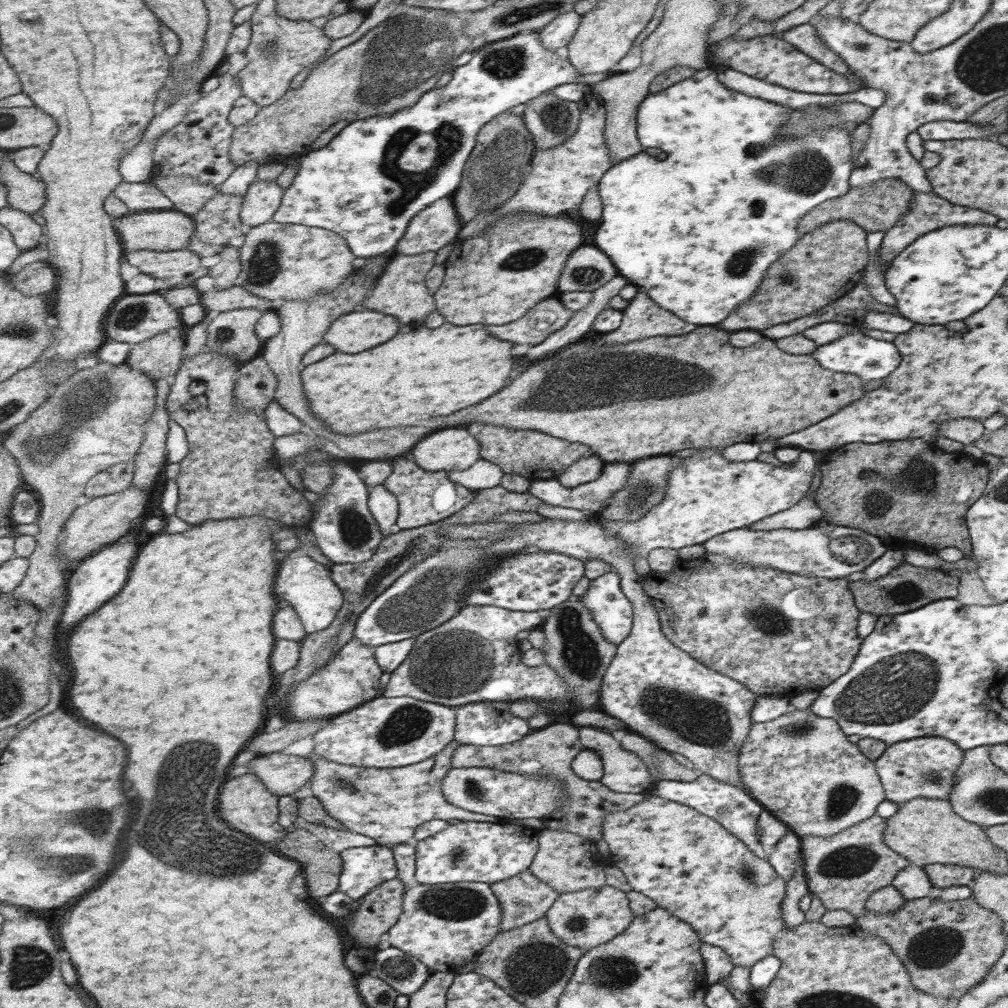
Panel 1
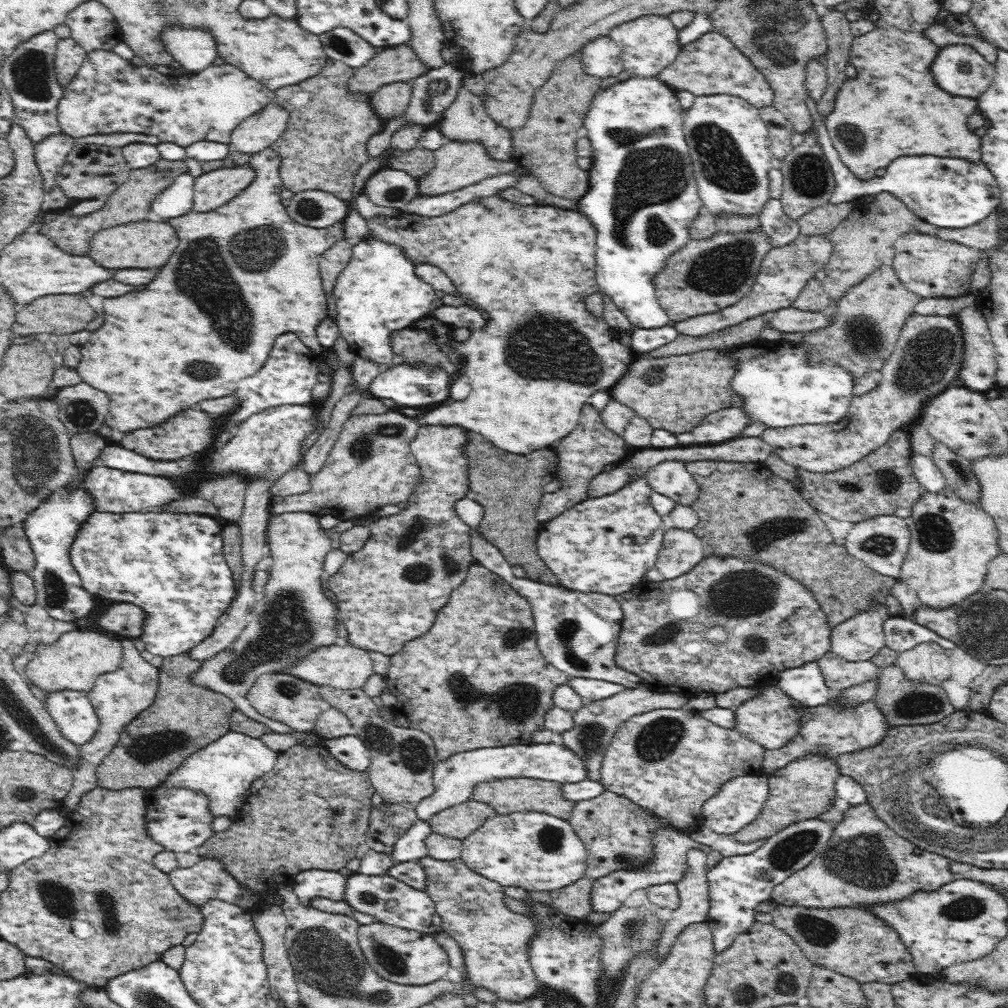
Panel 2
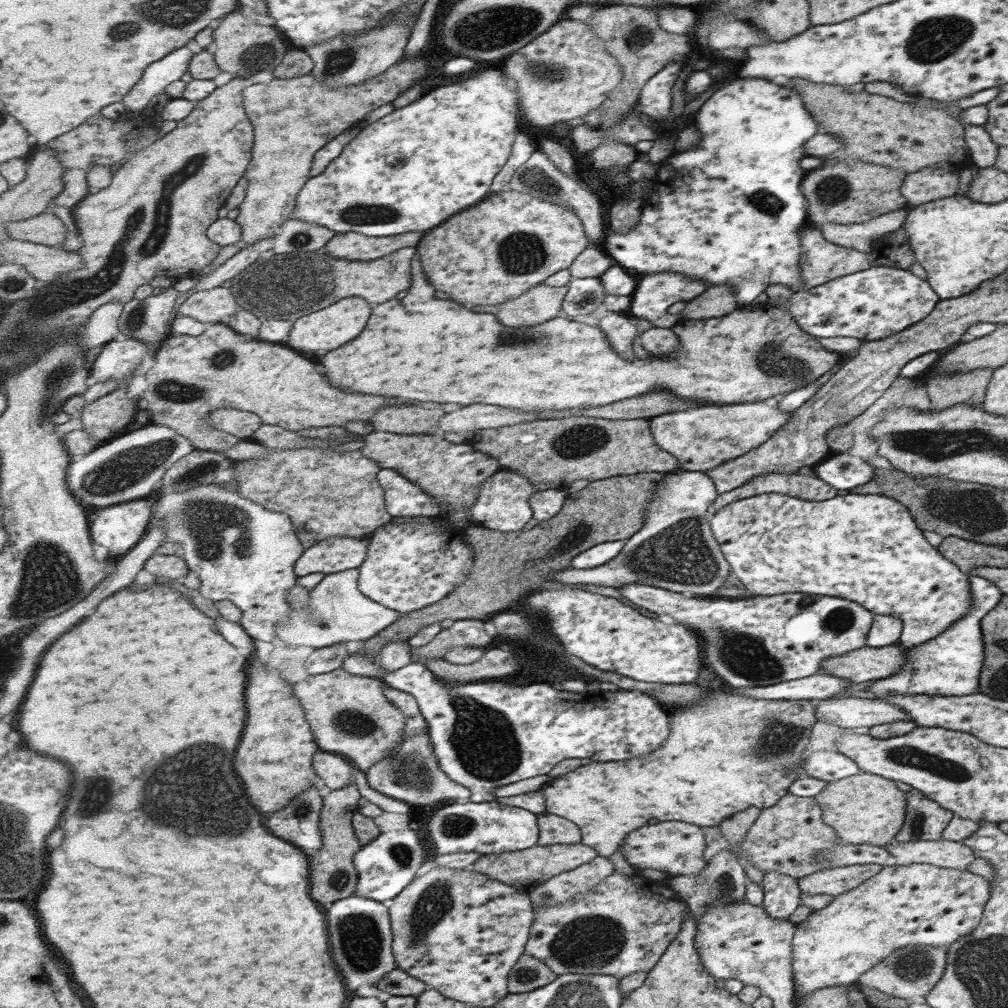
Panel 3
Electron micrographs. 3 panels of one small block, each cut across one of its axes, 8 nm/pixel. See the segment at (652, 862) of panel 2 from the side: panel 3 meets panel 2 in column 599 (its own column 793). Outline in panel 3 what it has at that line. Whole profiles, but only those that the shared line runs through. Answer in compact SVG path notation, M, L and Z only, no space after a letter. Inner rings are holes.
M768 872L761 882L764 900L761 904L773 918L786 919L800 904L800 887L797 879L784 873Z

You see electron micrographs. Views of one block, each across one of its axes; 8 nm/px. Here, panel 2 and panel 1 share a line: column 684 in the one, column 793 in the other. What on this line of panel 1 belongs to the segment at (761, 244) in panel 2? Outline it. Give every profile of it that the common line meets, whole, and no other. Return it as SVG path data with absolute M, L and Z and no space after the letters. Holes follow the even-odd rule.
M846 219L806 231L802 242L796 241L769 266L770 274L764 273L760 286L745 304L716 326L730 333L746 329L763 331L824 309L854 289L863 278L869 260L867 233L860 224Z

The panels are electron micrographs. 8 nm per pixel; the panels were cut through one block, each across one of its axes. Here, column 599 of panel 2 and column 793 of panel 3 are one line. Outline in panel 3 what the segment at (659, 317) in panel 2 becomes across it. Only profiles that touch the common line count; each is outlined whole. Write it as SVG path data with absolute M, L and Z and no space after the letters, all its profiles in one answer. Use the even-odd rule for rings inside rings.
M741 76L721 83L692 118L702 134L700 145L692 150L672 149L670 155L658 164L660 171L650 184L653 196L645 201L638 224L628 234L612 231L603 243L602 249L619 264L608 268L599 278L604 295L631 296L636 290L638 277L666 271L682 272L710 285L730 283L734 287L738 307L750 305L774 283L790 290L805 290L806 280L801 266L802 238L798 240L796 230L806 224L806 198L800 192L804 170L798 160L803 160L804 152L800 152L800 148L804 140L814 136L814 114L806 110L802 96L789 86L773 84L762 78L746 80ZM692 172L702 174L700 184L714 186L692 190Z

